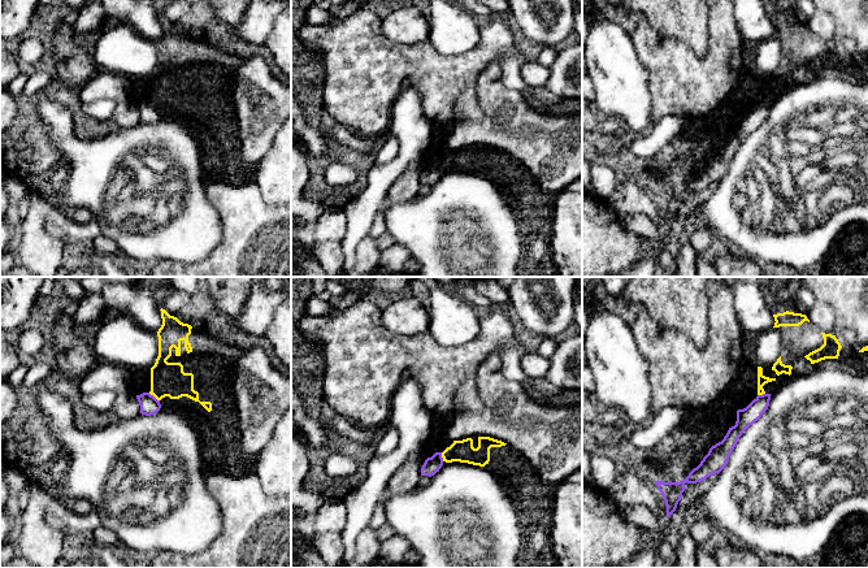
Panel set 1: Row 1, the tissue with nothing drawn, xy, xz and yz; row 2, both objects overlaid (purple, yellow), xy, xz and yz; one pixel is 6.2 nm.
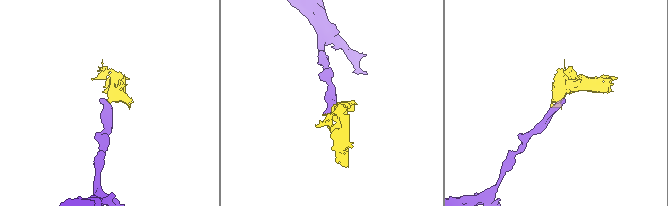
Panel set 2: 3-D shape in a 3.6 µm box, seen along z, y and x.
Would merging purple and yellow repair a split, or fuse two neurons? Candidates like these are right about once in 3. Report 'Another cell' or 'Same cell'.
Another cell

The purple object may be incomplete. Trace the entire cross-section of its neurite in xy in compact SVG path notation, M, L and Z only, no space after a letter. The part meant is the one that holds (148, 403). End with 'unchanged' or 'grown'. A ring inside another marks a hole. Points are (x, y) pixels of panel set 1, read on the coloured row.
M149 393L136 395L136 399L139 402L142 415L146 416L156 415L161 408L160 400L157 400Z; unchanged

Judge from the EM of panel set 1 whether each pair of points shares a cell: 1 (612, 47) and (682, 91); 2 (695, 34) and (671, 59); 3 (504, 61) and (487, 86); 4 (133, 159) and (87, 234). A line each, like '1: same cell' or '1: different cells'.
1: different cells
2: different cells
3: different cells
4: different cells

